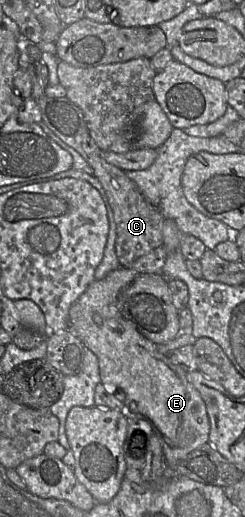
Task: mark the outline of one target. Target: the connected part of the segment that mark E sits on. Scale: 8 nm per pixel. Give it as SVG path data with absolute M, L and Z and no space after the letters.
M119 267L109 272L103 279L94 280L84 291L84 293L71 305L68 313L69 329L73 332L82 342L83 346L90 350L98 359L99 373L101 383L108 389L114 389L114 391L120 392L127 405L127 415L130 417L143 417L147 419L155 428L155 431L160 434L163 439L163 451L165 456L165 462L169 469L172 471L171 477L176 477L175 467L176 465L186 459L186 457L193 451L204 445L210 445L209 433L210 433L210 421L207 414L207 409L204 400L194 386L188 381L187 373L179 366L173 364L169 360L169 355L162 355L157 350L157 347L150 340L142 336L129 322L127 322L119 309L119 295L136 279L139 275L133 269Z

